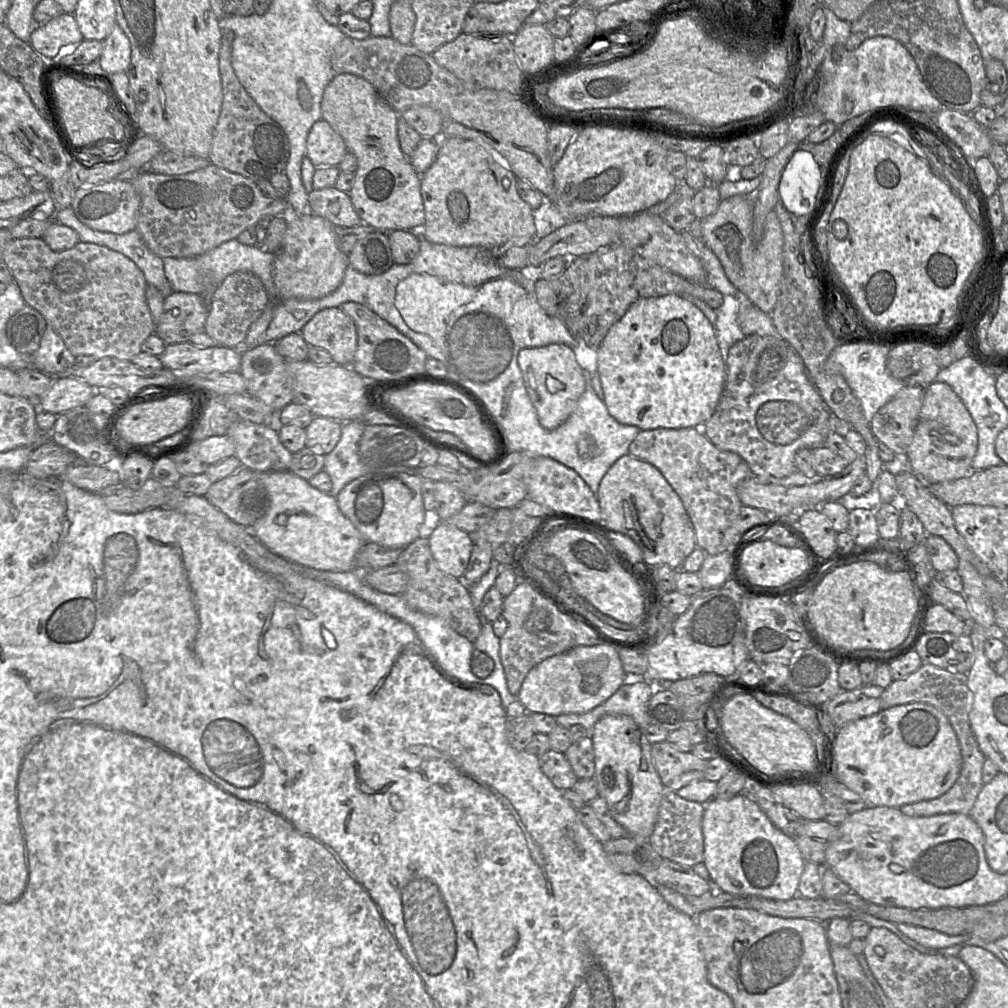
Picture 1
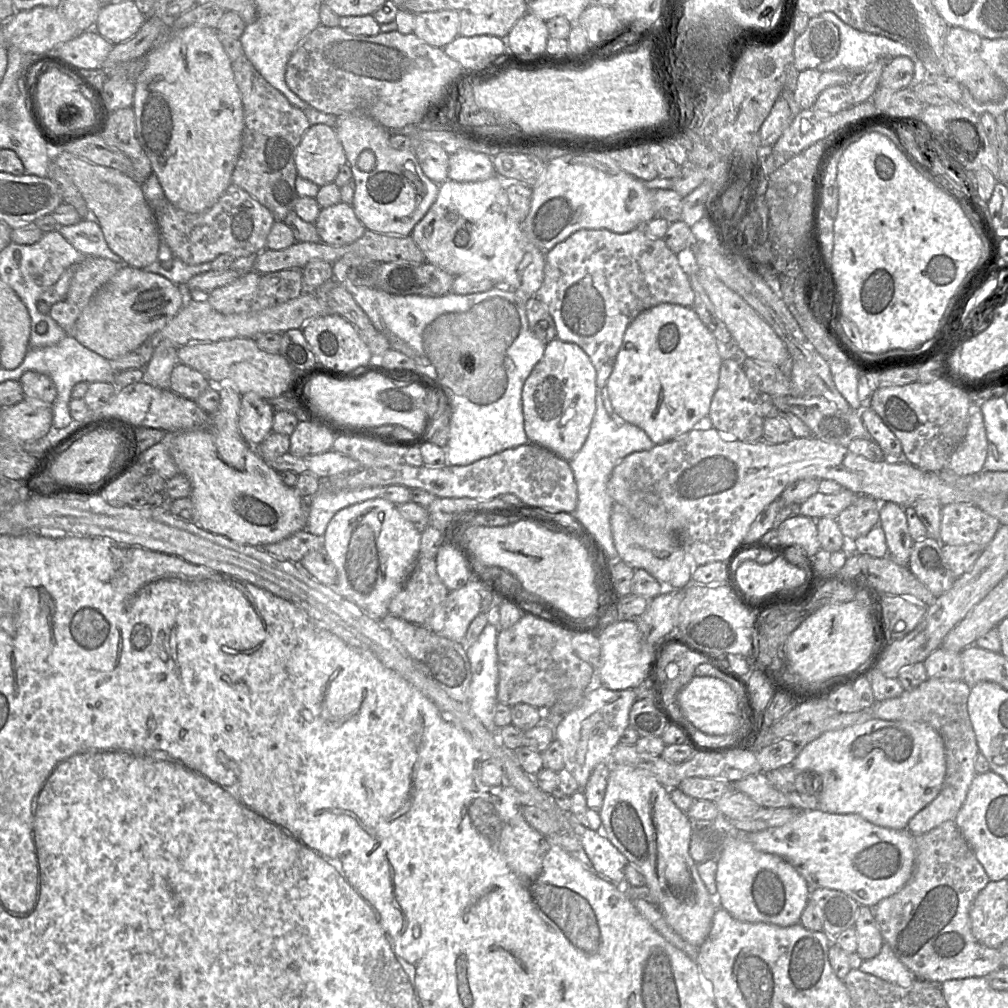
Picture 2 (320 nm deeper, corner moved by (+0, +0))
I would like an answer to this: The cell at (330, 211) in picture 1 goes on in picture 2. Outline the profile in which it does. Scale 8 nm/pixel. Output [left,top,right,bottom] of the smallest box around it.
[314,201,366,247]

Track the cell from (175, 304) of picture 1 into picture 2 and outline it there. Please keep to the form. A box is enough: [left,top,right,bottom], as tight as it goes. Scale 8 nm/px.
[207,271,260,314]

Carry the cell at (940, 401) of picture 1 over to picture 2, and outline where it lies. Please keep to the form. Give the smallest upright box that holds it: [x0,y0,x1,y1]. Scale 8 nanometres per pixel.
[946,402,988,475]

